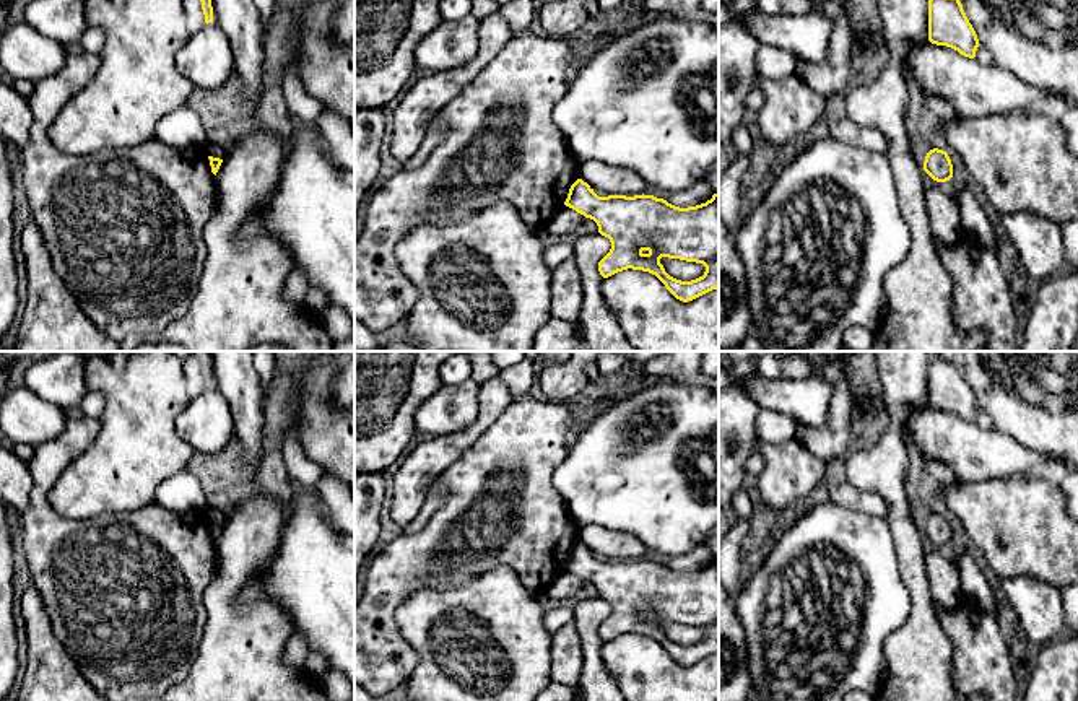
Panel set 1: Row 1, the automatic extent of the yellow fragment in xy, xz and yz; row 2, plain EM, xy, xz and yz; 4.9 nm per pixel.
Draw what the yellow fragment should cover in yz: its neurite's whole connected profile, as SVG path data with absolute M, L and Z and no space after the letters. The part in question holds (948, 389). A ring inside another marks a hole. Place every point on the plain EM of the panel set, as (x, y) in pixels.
M932 351L928 364L928 405L951 411L969 423L976 421L980 410L959 361L946 361L937 351Z

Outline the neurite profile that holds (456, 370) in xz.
M457 353L447 358L441 368L439 376L442 384L462 384L472 376L472 363L467 353Z

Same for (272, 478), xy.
M267 452L257 473L259 486L281 504L293 501L293 491L285 475L285 462L278 452Z

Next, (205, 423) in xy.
M208 387L176 416L176 433L193 451L216 455L234 441L234 421L226 398Z

